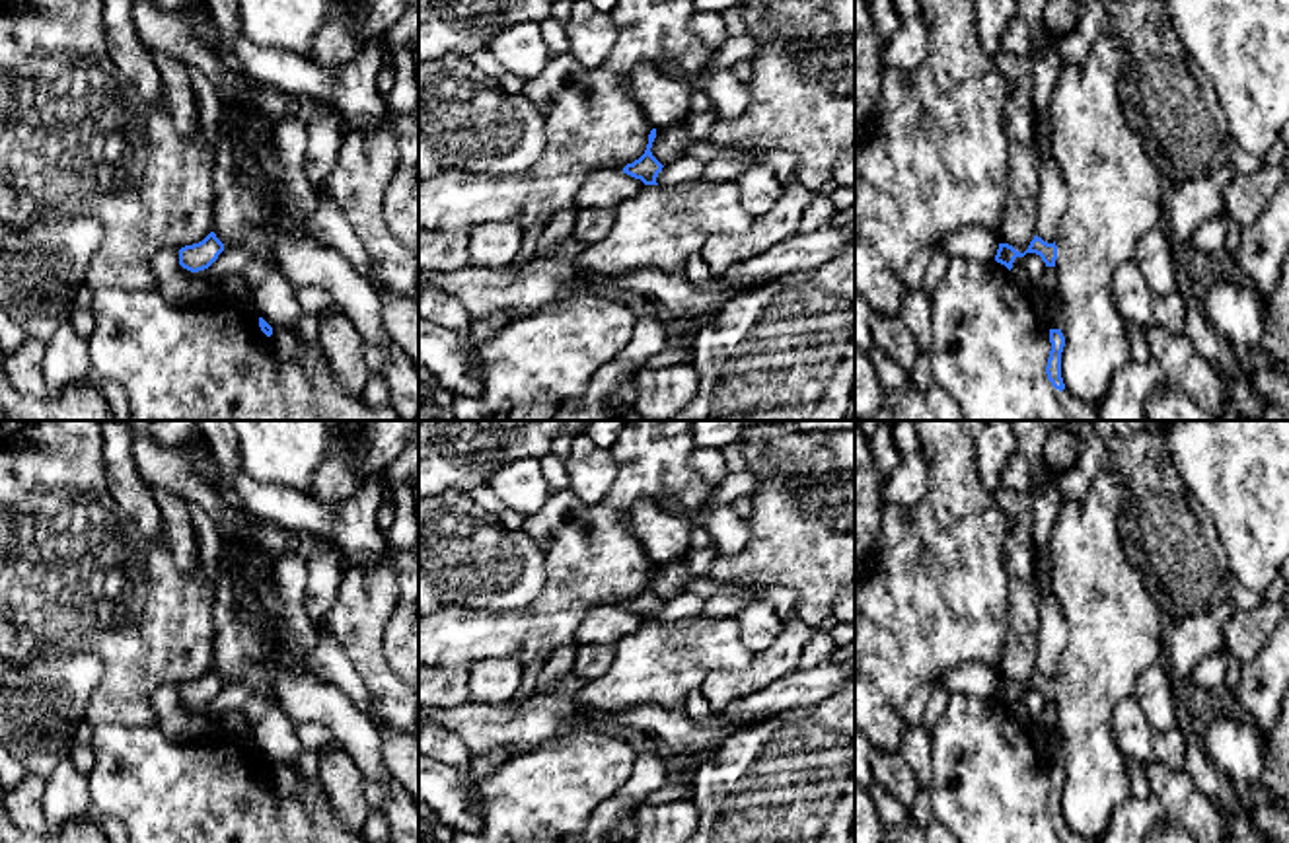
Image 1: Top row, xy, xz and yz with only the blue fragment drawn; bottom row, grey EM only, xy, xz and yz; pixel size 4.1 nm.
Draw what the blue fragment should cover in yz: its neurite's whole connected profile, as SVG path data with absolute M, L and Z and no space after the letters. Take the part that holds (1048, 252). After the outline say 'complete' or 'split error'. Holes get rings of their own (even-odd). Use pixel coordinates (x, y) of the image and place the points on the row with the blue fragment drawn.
M1034 236L1034 239L1030 241L1028 249L1024 253L1016 251L1013 245L1009 243L999 243L995 261L1005 265L1009 271L1013 269L1013 263L1016 257L1024 257L1026 253L1036 253L1042 257L1042 261L1046 263L1046 267L1055 267L1055 259L1057 259L1057 245L1044 241L1042 238Z | complete

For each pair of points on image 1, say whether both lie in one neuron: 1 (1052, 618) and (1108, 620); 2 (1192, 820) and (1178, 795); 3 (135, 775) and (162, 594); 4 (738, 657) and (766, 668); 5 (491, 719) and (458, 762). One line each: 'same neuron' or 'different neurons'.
1: different neurons
2: same neuron
3: different neurons
4: different neurons
5: different neurons

